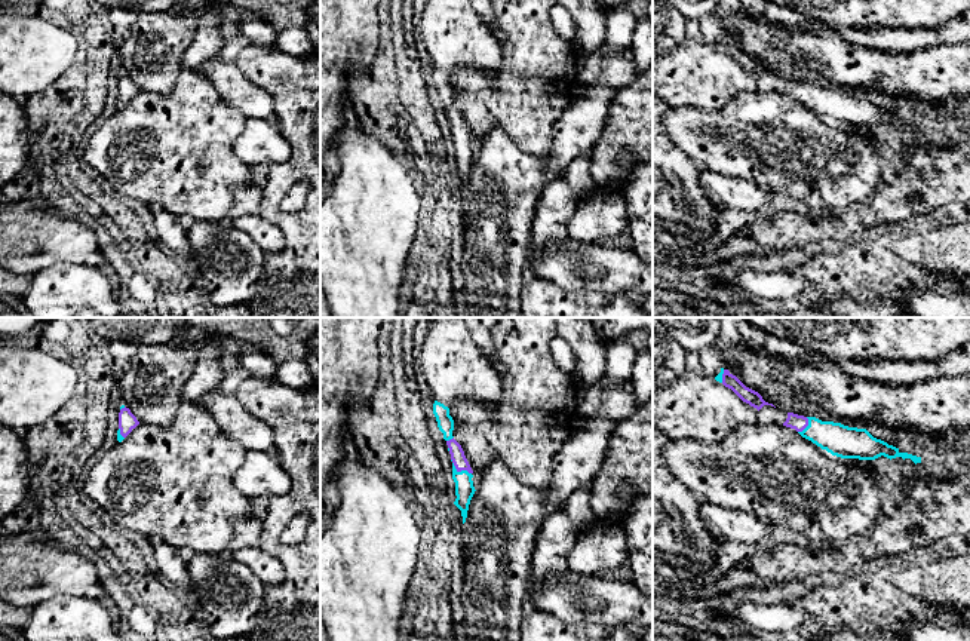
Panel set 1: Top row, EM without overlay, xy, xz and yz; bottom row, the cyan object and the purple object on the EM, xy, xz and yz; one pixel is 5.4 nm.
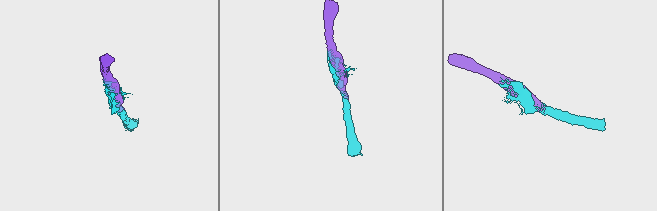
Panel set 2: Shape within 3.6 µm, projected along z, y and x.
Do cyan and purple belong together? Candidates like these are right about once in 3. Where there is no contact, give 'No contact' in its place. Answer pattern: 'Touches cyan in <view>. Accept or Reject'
Touches cyan in xz. Accept

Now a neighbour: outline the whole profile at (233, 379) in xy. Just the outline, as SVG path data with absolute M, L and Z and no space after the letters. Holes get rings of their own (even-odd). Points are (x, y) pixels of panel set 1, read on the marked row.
M237 366L234 369L230 369L225 372L225 377L222 381L218 384L217 390L222 395L230 395L233 396L237 390L237 387L251 375L242 368Z

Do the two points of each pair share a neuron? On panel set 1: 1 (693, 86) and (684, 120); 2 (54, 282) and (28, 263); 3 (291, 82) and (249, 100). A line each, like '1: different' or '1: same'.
1: different
2: different
3: different

